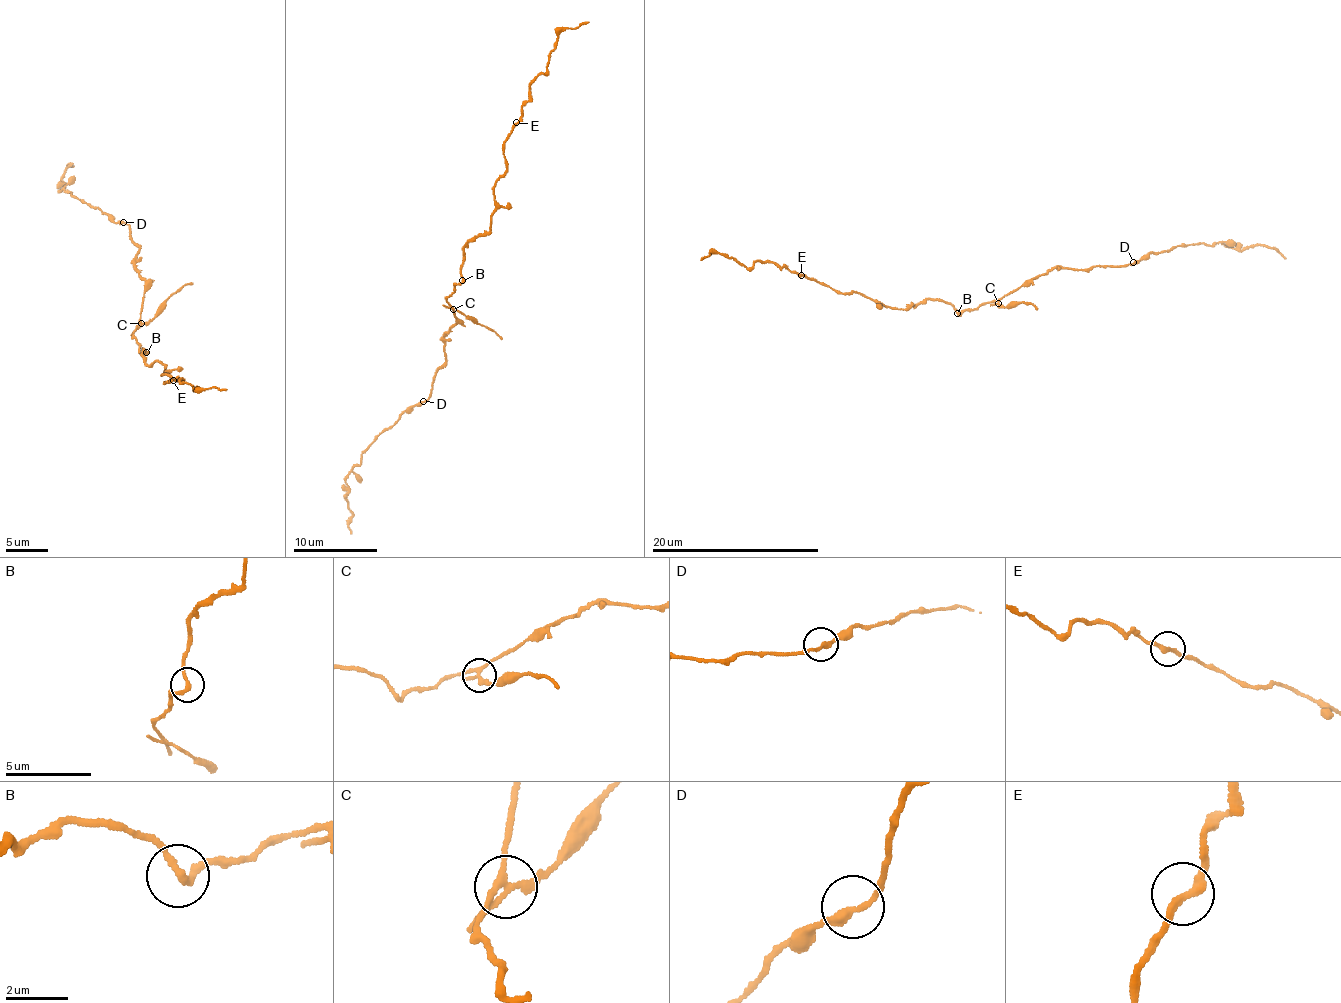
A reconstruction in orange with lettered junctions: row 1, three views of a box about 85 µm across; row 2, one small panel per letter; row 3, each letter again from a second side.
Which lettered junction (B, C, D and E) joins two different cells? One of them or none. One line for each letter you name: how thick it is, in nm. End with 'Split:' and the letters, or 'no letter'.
C: 200 nm thick
Split: C

